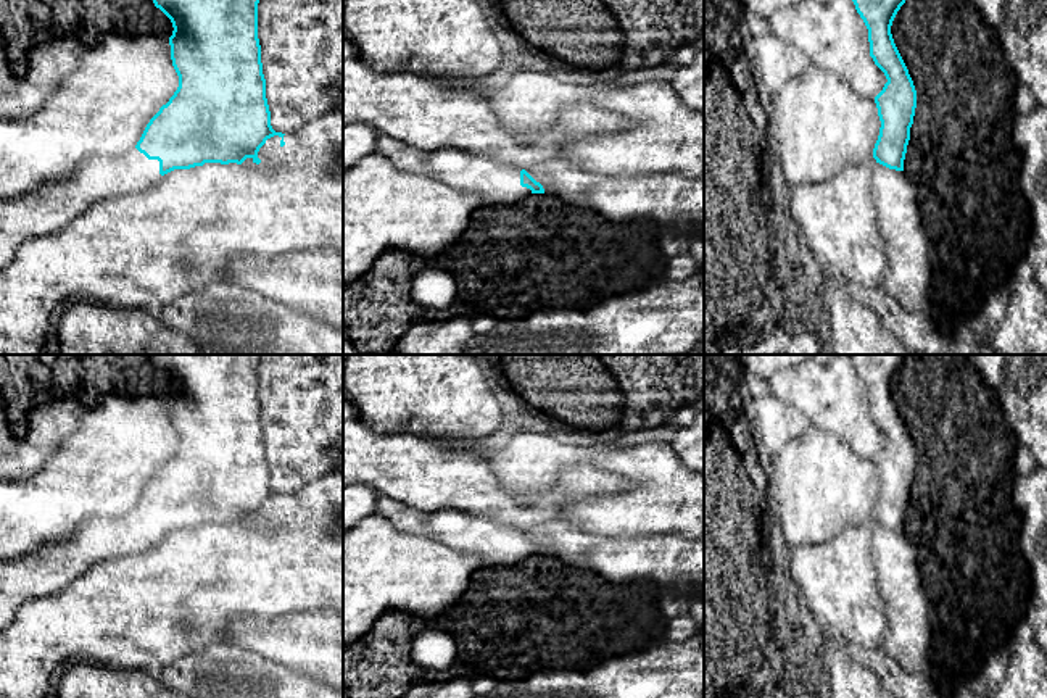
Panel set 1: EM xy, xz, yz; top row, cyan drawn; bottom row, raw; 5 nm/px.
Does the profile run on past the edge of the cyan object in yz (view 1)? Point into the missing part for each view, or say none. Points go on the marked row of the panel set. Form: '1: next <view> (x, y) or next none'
1: next none

